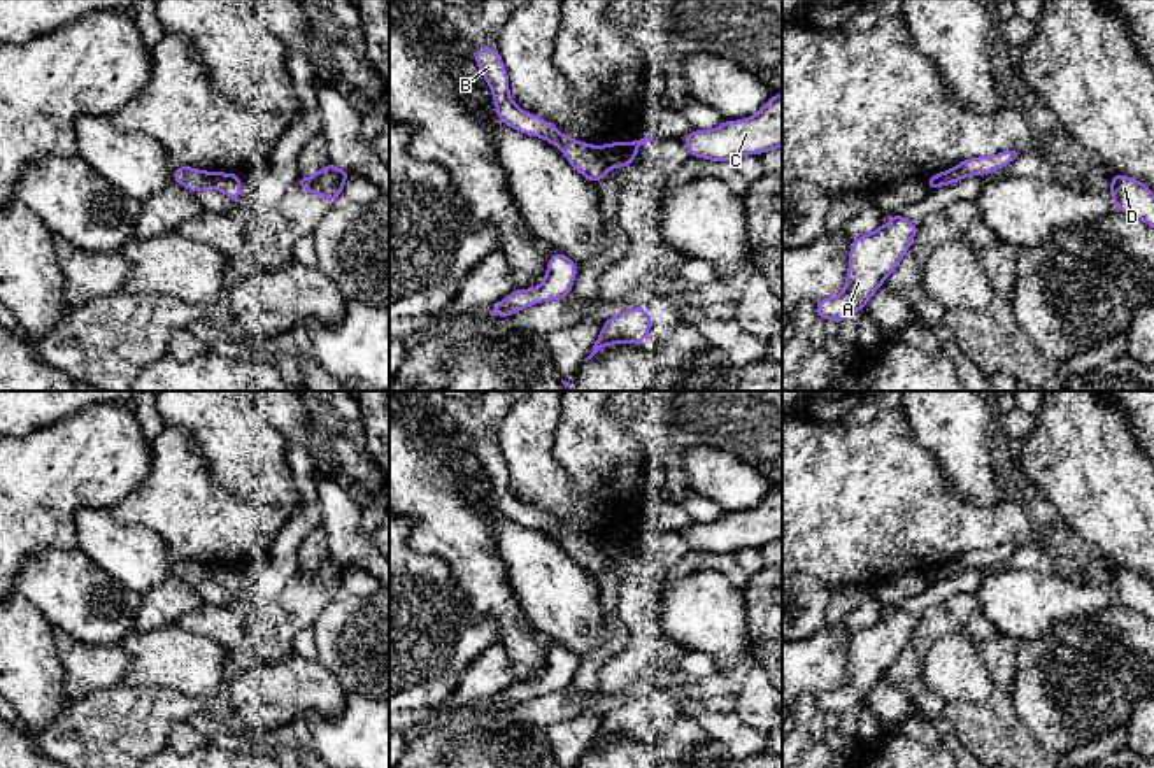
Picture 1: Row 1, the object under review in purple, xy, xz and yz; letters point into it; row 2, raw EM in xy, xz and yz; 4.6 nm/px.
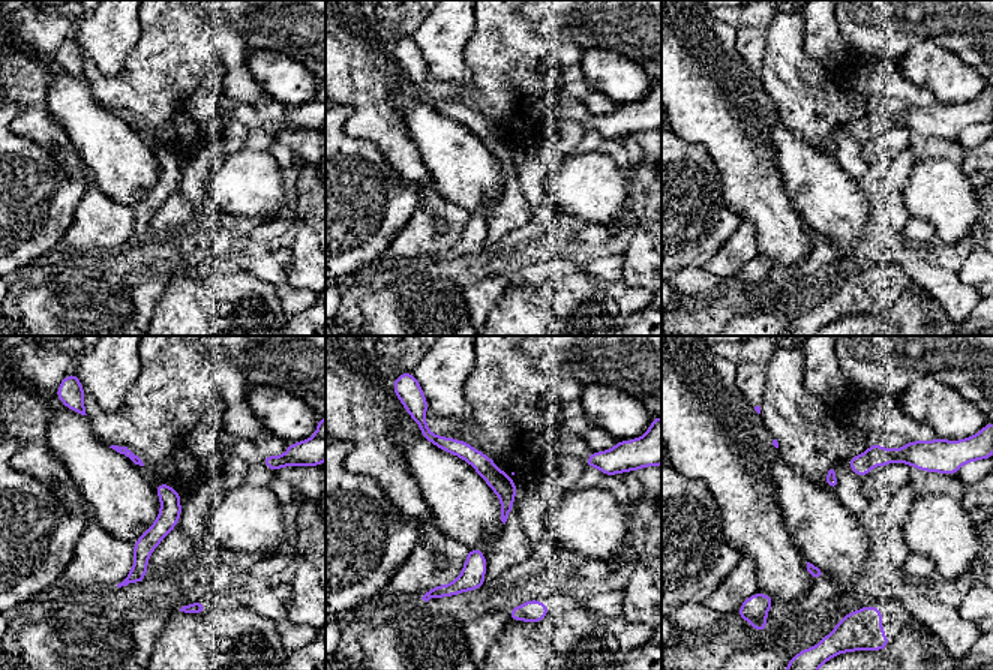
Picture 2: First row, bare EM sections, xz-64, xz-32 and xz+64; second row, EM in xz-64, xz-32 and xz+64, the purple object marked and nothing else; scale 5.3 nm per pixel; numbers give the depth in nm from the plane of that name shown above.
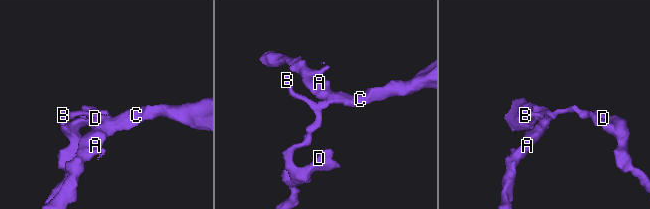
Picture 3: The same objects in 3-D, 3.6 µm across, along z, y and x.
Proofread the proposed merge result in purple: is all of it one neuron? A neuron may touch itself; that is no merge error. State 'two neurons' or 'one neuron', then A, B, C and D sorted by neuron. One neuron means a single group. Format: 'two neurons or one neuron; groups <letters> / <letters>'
two neurons; groups A C / B D

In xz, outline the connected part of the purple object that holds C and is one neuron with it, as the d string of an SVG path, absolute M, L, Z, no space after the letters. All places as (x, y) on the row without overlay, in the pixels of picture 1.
M772 486L766 498L742 514L723 514L716 523L693 523L680 531L691 551L731 554L782 538L782 489Z

